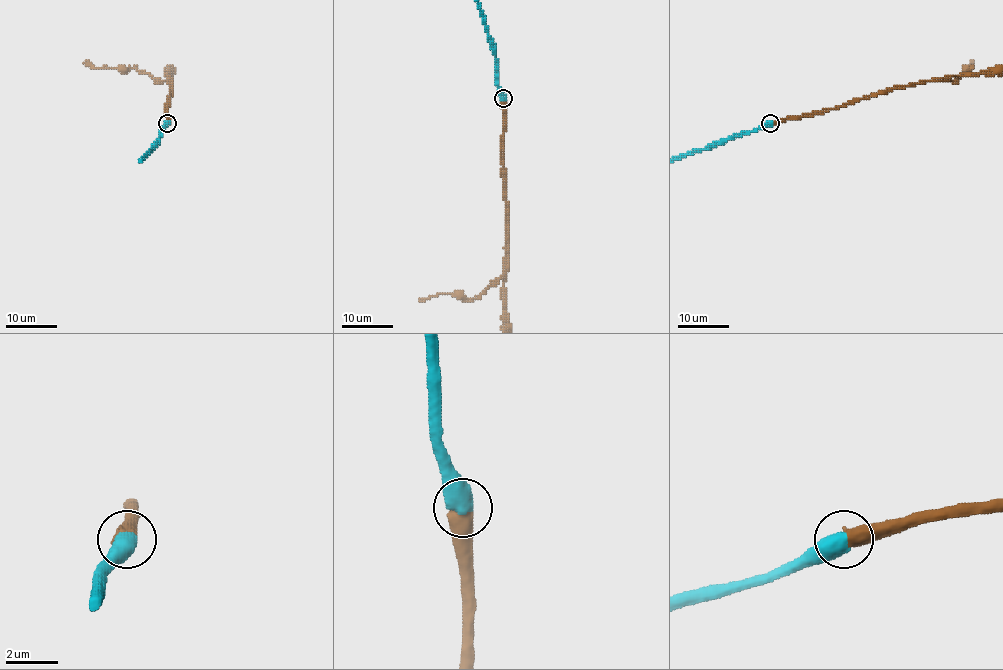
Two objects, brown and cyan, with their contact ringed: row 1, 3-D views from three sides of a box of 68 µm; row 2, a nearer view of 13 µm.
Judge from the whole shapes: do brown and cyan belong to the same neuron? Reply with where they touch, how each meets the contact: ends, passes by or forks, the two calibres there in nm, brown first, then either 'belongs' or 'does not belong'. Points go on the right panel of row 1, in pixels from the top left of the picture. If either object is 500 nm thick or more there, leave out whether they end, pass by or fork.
place (770, 123); calibres 650 and 650 nm; belongs

